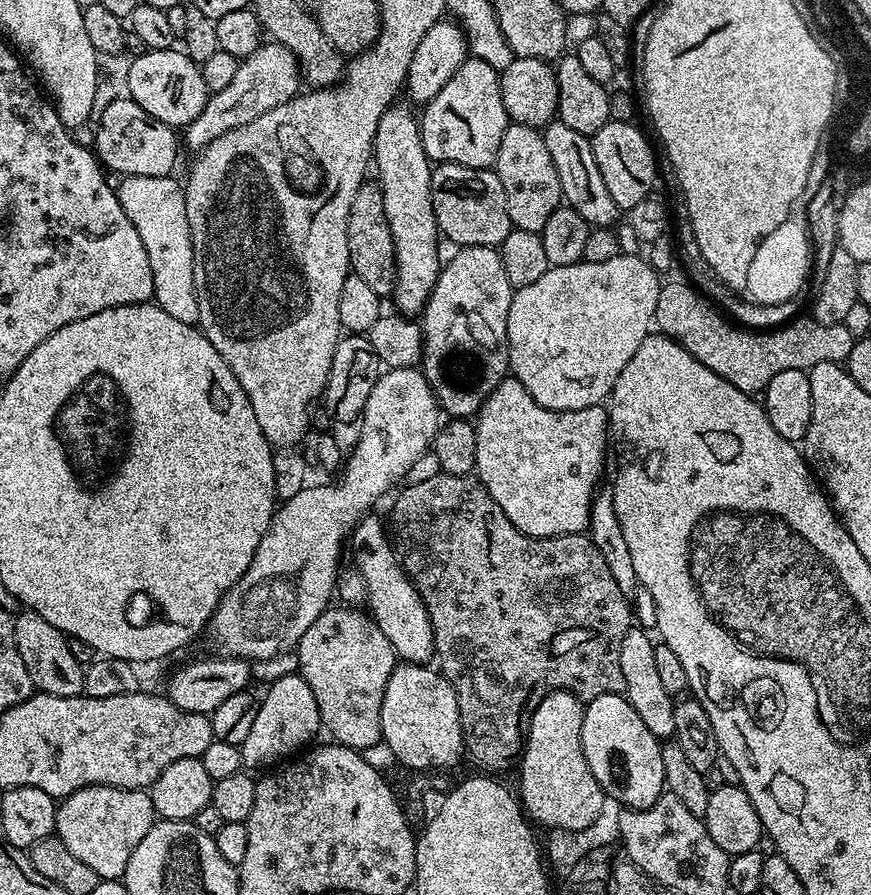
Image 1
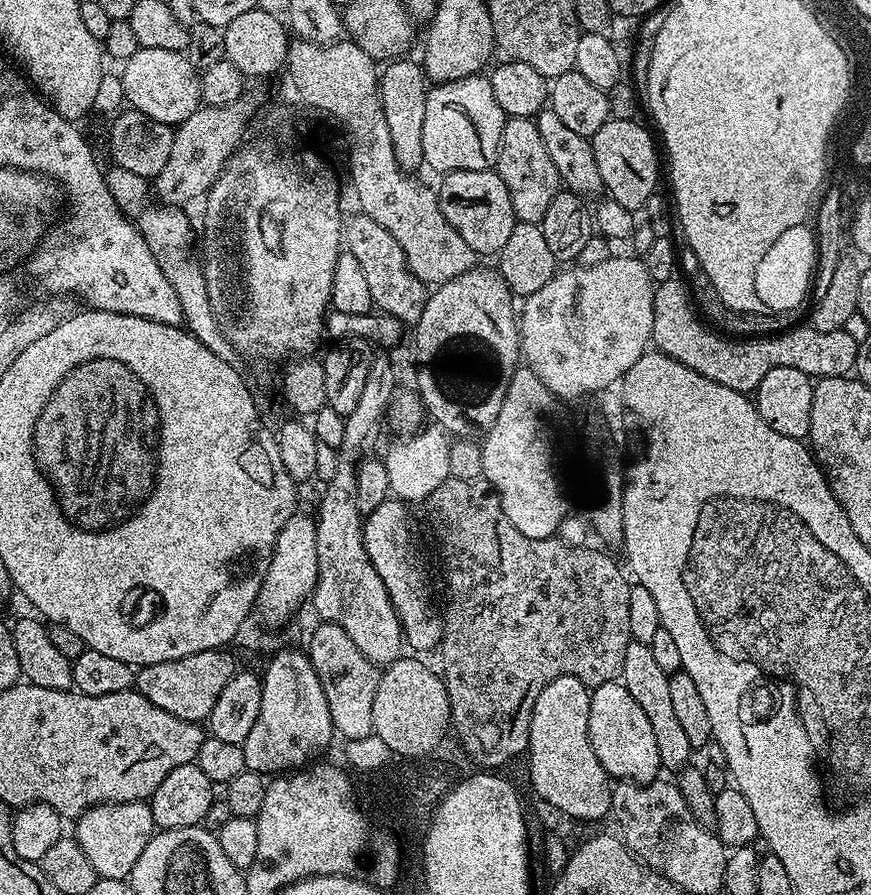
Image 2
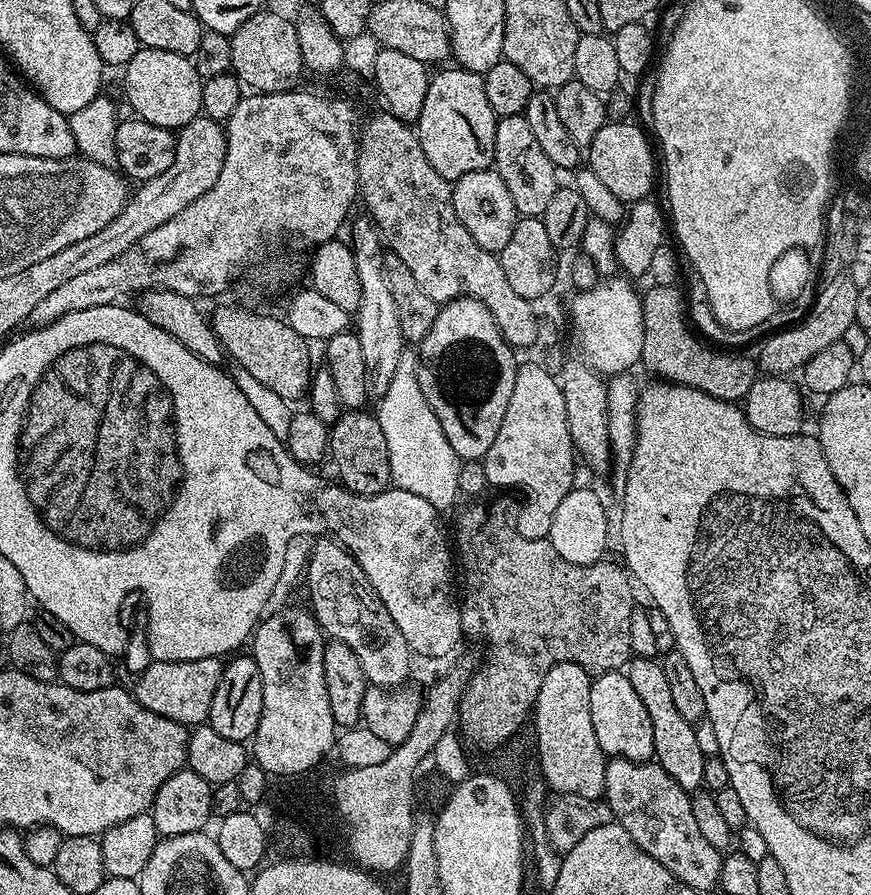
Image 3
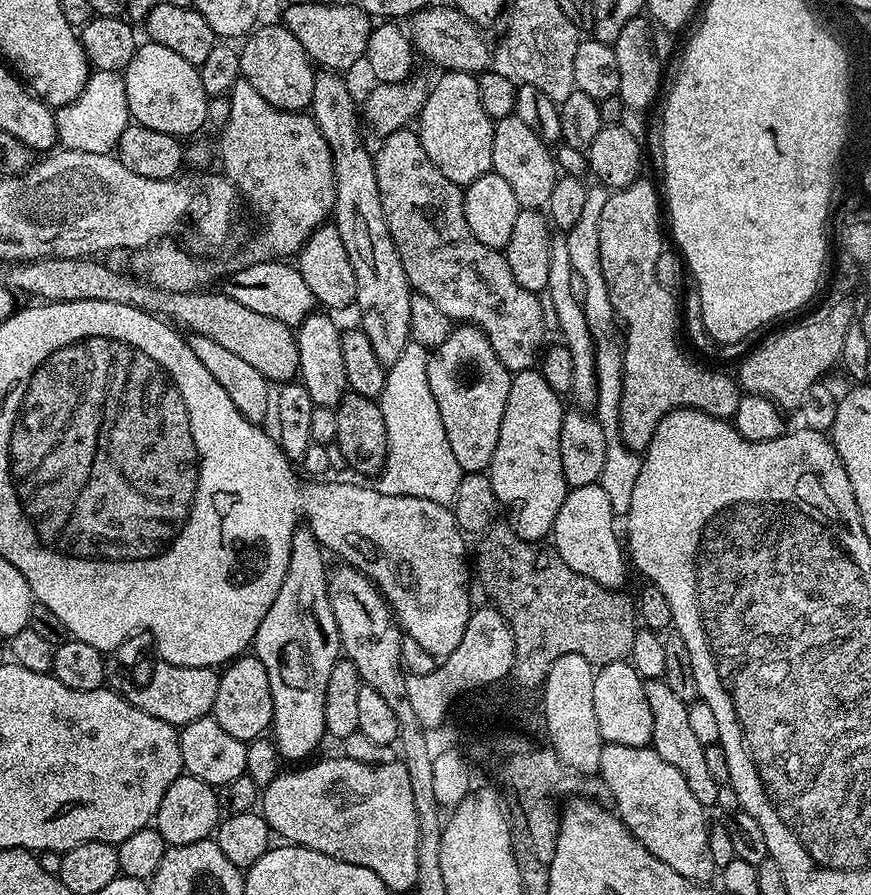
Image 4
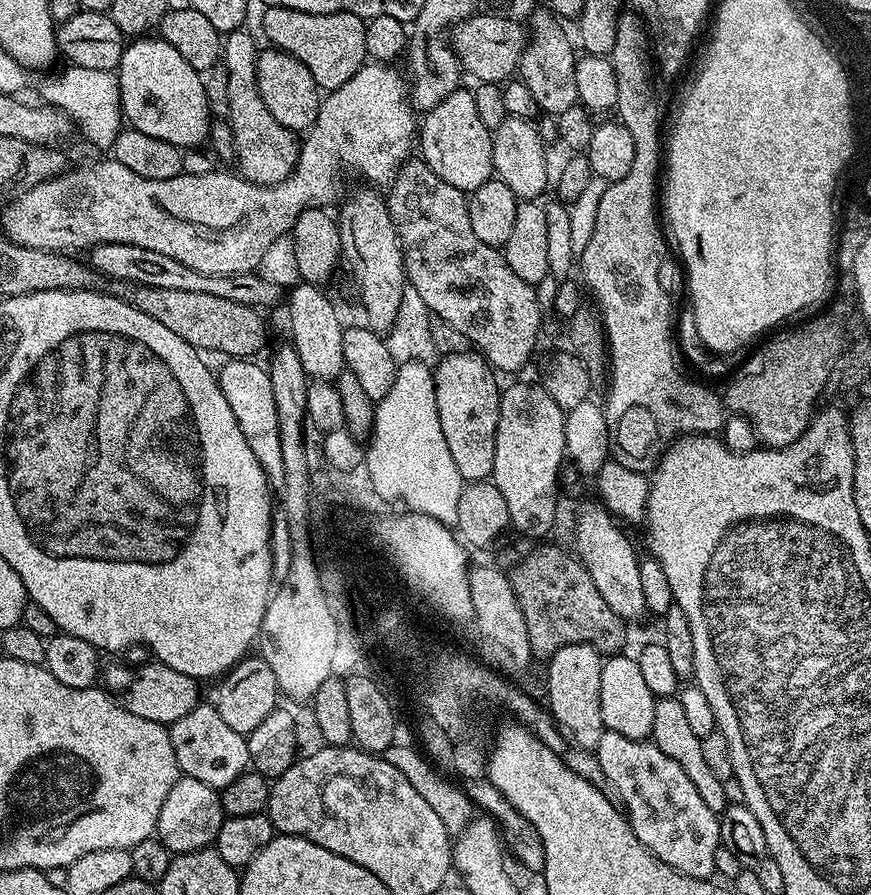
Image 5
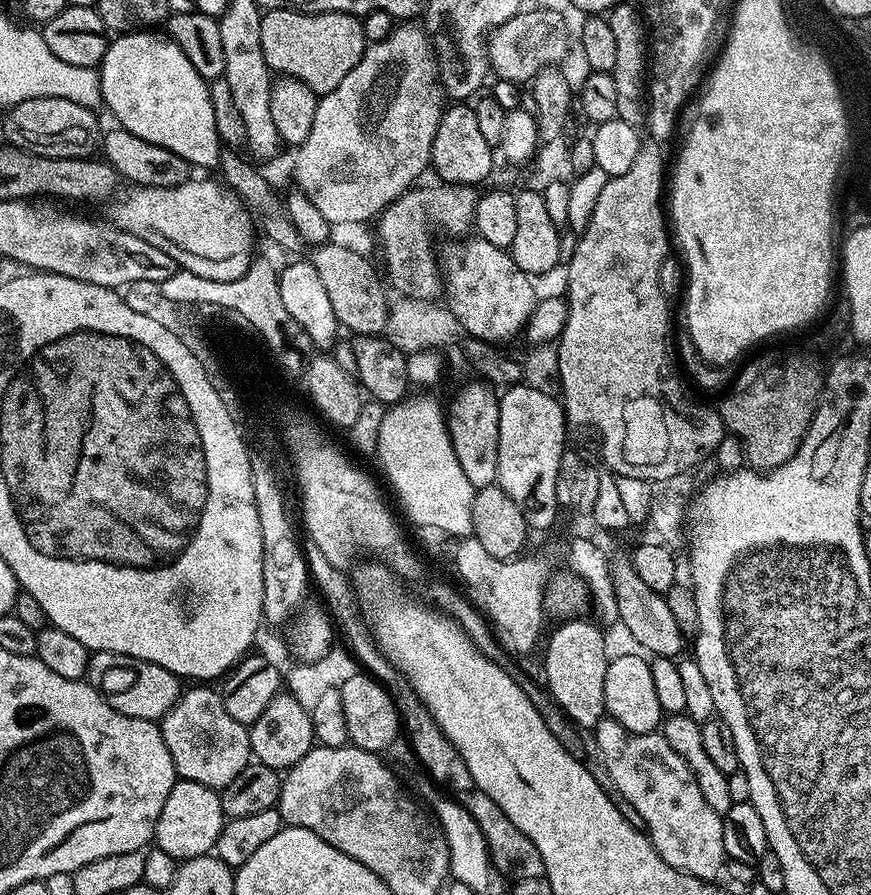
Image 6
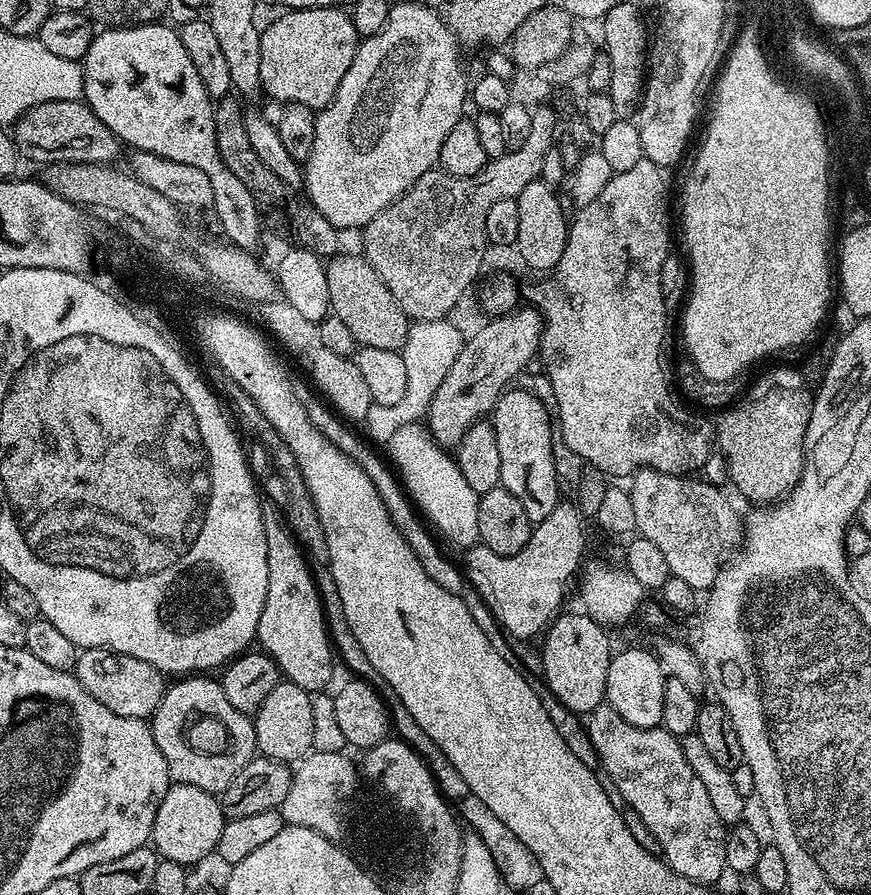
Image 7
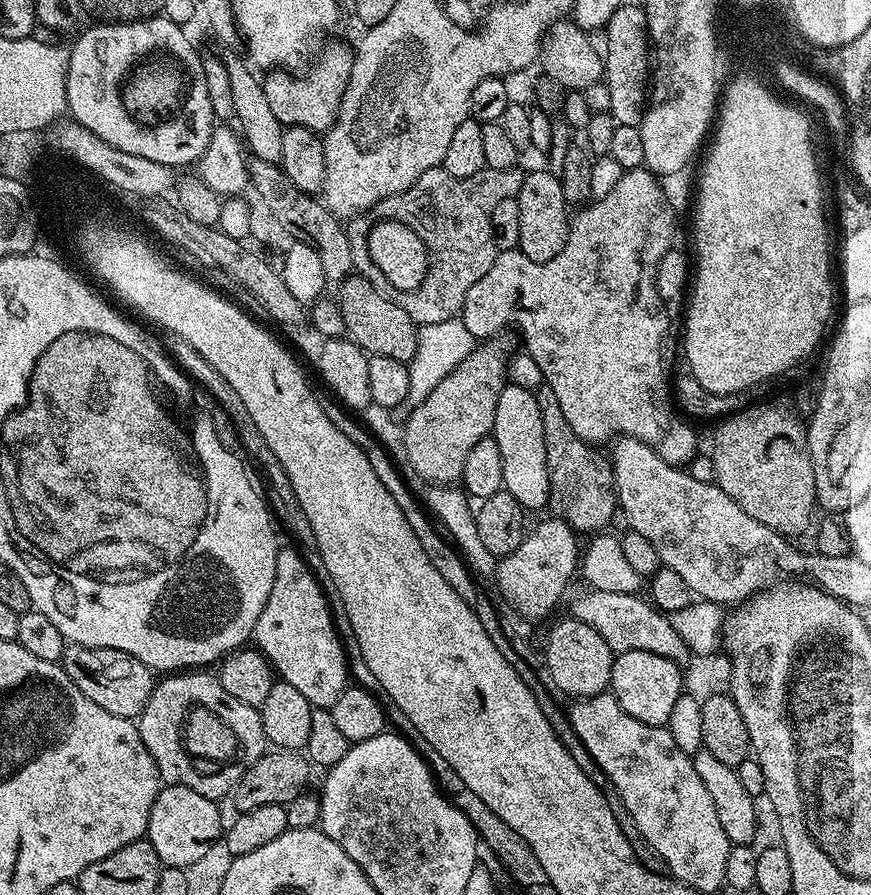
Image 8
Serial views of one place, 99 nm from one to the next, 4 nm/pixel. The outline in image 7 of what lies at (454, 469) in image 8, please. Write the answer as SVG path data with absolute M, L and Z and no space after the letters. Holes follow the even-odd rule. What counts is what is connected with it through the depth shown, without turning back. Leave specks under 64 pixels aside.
M517 306L511 312L488 318L474 338L459 345L454 366L442 378L442 386L434 390L426 417L429 432L441 447L457 446L470 428L491 413L509 385L529 367L527 364L537 359L544 317L535 307L524 307Z

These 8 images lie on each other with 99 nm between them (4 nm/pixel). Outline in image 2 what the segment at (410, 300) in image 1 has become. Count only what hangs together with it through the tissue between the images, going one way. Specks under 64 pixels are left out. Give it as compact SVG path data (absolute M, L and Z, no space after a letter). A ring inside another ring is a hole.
M396 58L383 65L378 76L380 101L386 114L390 142L394 142L394 158L405 170L416 170L424 164L422 154L422 125L426 118L426 98L430 91L423 67L409 58Z

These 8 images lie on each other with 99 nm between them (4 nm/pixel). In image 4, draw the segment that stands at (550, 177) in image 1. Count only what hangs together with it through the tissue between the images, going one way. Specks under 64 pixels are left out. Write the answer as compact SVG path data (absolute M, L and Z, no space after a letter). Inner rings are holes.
M514 114L495 121L492 130L492 171L502 178L510 190L514 190L514 198L518 198L521 208L543 209L550 202L550 194L554 190L554 182L558 179L558 167L553 149L544 143L542 138L522 118Z

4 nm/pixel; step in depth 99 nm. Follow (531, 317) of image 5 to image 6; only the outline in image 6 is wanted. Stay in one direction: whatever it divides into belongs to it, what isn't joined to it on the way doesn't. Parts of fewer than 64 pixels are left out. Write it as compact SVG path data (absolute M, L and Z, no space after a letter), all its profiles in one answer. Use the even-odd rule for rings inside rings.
M464 238L451 244L454 245L441 251L438 263L442 273L442 292L445 297L448 295L446 306L457 316L463 331L469 337L495 346L502 345L503 340L519 337L528 324L538 299L538 291L532 285L535 284L533 277L525 274L505 249L490 246L490 242L479 238Z

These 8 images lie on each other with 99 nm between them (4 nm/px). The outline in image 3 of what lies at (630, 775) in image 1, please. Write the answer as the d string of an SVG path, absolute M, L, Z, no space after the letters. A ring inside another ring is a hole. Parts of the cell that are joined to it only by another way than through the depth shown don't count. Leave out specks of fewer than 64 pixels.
M623 671L601 672L593 679L590 690L590 718L594 718L594 734L598 734L598 746L602 746L605 757L621 756L637 762L648 762L653 759L654 726L650 726L650 714L646 714L642 698L638 698L634 686L630 686L630 678Z

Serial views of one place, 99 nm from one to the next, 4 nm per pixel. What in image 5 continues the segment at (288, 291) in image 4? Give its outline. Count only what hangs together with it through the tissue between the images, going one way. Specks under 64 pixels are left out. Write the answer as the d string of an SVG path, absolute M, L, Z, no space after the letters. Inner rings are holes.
M118 242L100 244L91 249L90 256L91 267L108 280L125 280L128 284L145 284L162 290L190 290L193 294L214 294L217 298L227 298L230 302L249 304L257 310L265 310L264 308L278 303L279 300L281 303L282 300L282 288L256 272L229 276L198 274L198 270L190 270L190 266L182 266L182 262L169 258L166 254L157 254L155 250L145 250L142 246Z

